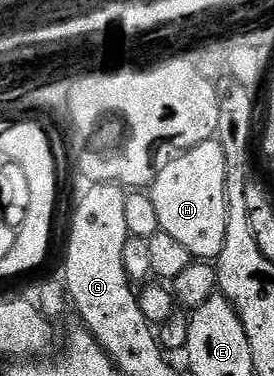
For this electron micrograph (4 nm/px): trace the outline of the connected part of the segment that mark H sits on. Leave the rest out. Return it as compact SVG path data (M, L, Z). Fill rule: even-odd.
M214 138L203 142L194 148L188 148L182 156L176 156L171 163L163 166L161 173L148 189L150 198L155 202L155 215L159 218L159 229L171 234L198 261L216 261L223 250L224 239L227 235L228 198L225 187L228 182L229 160L225 156L225 147L220 139Z

